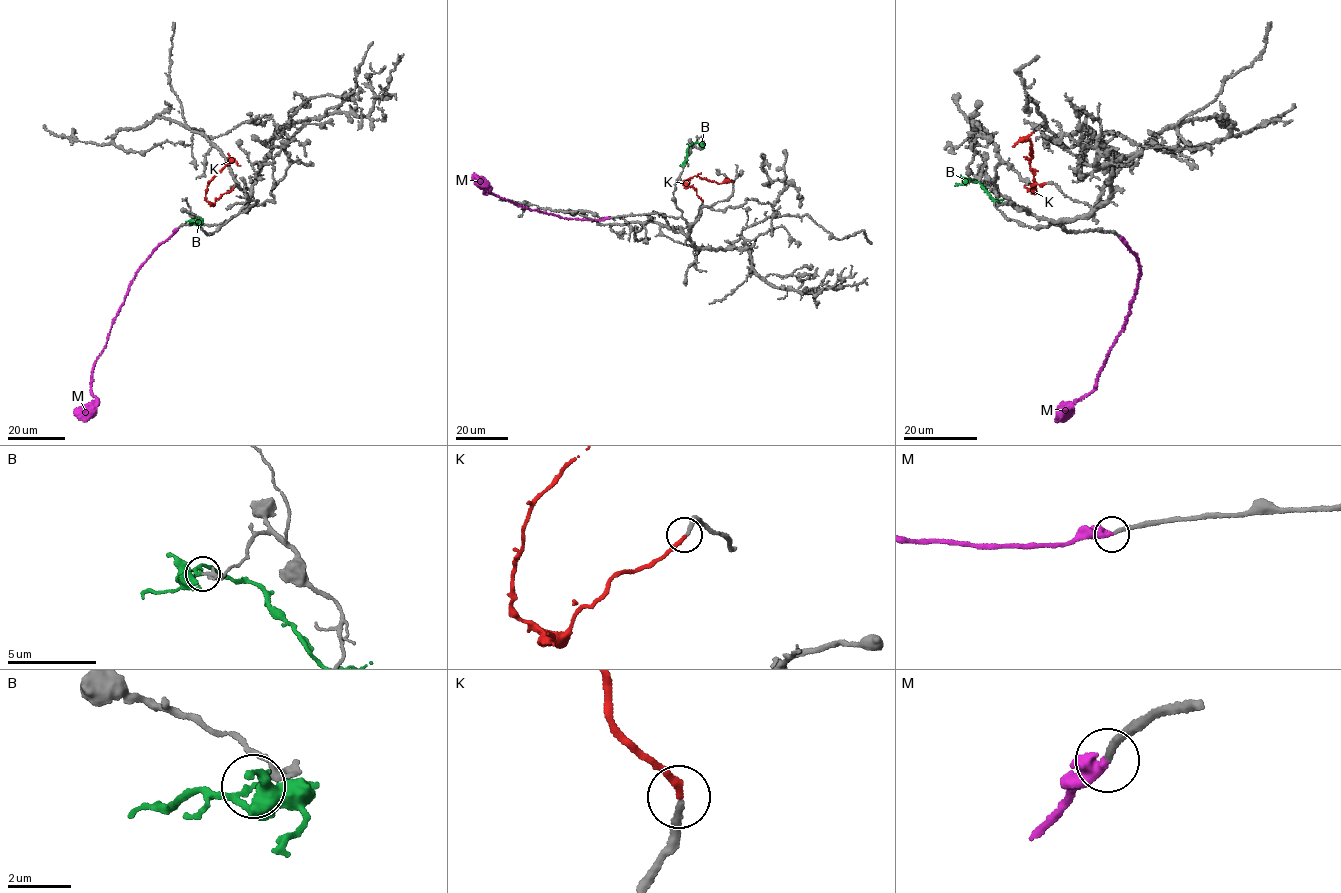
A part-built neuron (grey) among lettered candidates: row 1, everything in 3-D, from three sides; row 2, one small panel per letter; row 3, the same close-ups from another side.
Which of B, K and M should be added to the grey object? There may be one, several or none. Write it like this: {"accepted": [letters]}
{"accepted": ["K", "M"]}

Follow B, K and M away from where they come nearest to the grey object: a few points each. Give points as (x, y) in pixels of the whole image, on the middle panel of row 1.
B: (699, 145), (695, 142), (688, 146), (685, 162), (679, 165)
K: (702, 201), (696, 190), (684, 180), (697, 176), (719, 183), (734, 182)
M: (609, 218), (570, 219), (518, 207), (489, 193), (485, 194), (490, 189), (474, 173)

